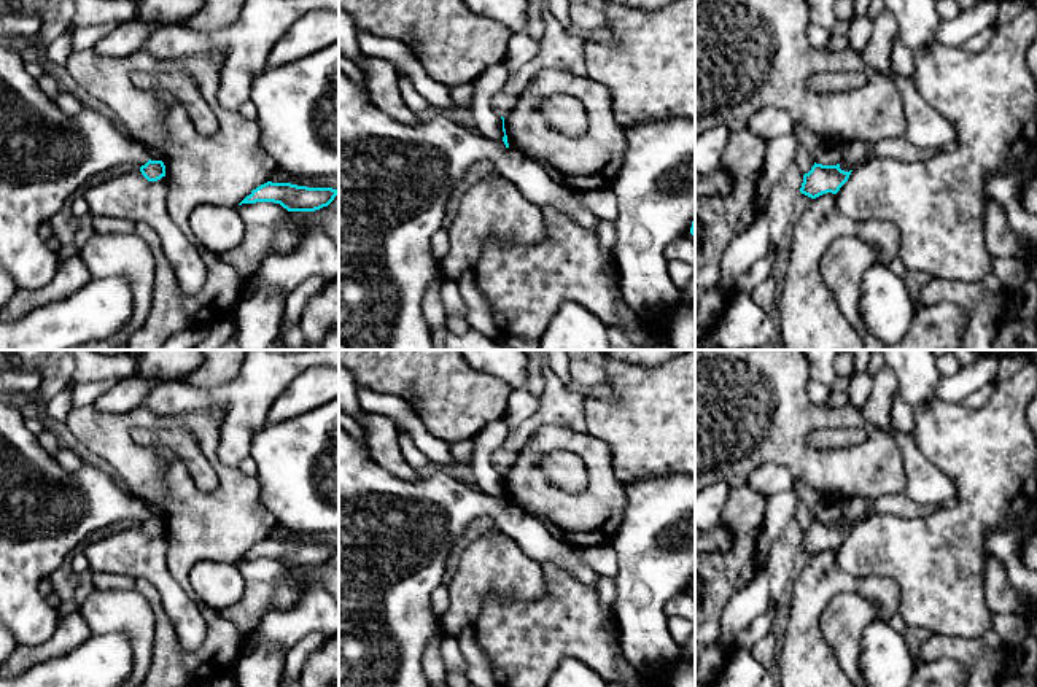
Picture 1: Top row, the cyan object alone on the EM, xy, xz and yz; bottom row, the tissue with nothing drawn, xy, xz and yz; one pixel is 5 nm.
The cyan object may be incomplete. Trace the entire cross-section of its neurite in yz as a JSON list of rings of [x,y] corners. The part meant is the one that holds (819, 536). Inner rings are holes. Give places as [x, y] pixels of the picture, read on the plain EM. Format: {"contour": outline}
{"contour": [[[816,520],[808,530],[803,531],[800,549],[816,555],[822,550],[837,550],[840,544],[848,538],[853,526],[845,528],[837,522]]]}

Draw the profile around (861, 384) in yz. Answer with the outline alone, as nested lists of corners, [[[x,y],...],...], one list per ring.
[[[854,372],[849,378],[848,399],[856,409],[862,407],[872,393],[873,377],[867,372]]]

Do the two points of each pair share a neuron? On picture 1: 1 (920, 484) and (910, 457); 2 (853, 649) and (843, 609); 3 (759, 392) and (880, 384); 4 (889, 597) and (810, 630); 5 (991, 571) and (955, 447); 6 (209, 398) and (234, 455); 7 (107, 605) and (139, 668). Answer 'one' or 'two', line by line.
1: one
2: one
3: two
4: one
5: two
6: one
7: one

